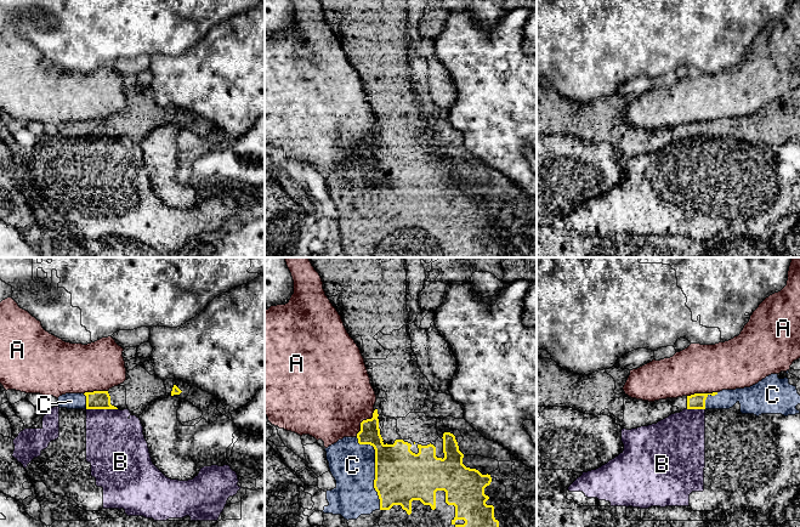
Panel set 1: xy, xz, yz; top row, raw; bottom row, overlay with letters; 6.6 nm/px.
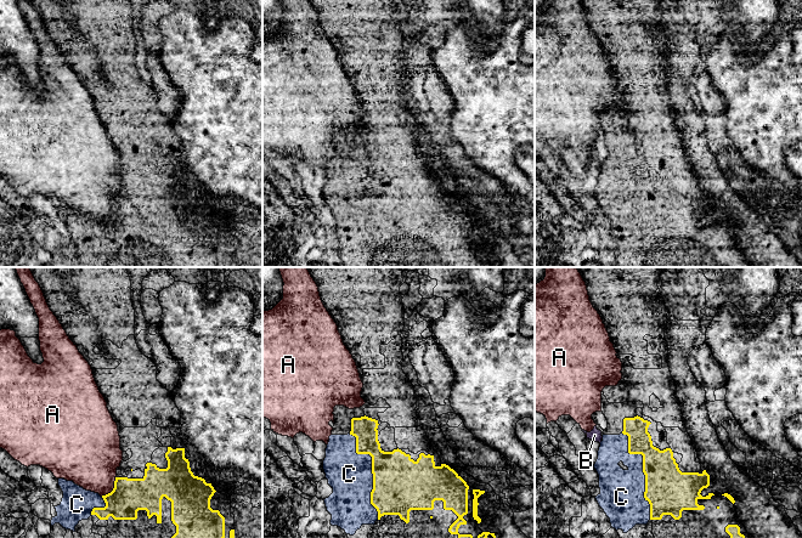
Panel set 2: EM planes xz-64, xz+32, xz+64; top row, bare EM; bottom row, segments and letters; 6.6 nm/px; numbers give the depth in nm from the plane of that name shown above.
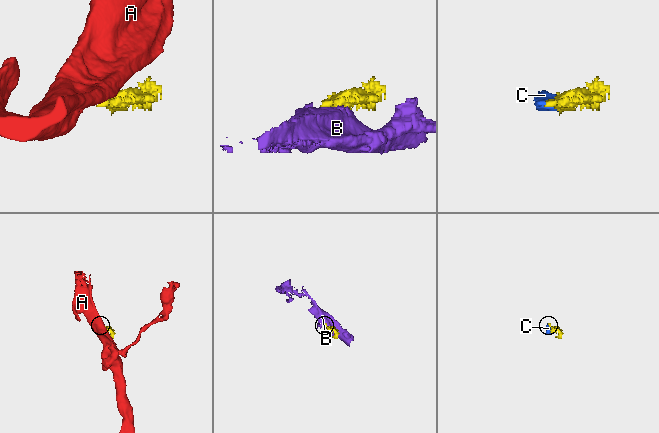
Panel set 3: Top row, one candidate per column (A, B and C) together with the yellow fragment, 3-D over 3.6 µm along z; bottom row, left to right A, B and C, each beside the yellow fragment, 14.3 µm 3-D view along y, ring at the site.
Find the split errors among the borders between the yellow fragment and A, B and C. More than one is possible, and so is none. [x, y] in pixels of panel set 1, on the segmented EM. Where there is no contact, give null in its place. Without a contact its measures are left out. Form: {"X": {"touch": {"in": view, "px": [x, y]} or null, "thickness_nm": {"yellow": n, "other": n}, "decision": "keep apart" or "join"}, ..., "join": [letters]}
{"A": {"touch": {"in": "xz", "px": [362, 421]}, "thickness_nm": {"yellow": 140, "other": 500}, "decision": "keep apart"}, "B": {"touch": {"in": "xy", "px": [102, 408]}, "thickness_nm": {"yellow": 130, "other": 380}, "decision": "keep apart"}, "C": {"touch": {"in": "xz", "px": [375, 469]}, "thickness_nm": {"yellow": 360, "other": 300}, "decision": "join"}, "join": ["C"]}

